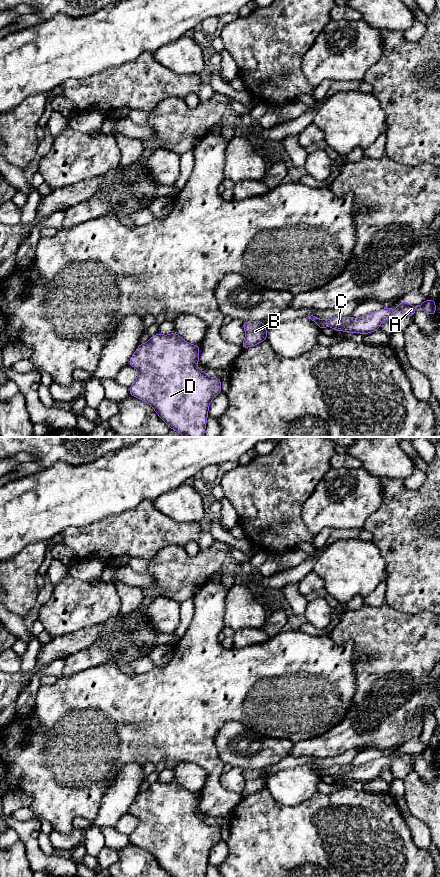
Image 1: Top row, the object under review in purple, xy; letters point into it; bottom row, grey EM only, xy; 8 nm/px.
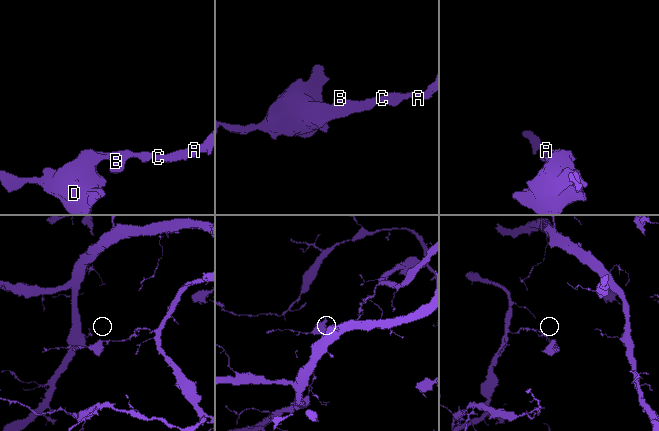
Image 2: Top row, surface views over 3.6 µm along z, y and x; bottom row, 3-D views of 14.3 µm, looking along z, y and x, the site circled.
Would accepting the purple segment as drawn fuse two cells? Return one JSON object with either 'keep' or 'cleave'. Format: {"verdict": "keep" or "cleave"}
{"verdict": "keep"}

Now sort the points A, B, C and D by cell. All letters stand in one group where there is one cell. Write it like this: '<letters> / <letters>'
A B C D

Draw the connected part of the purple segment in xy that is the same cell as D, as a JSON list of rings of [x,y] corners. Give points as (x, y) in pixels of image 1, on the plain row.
[[[175,779],[170,783],[157,781],[148,790],[140,791],[129,808],[128,812],[138,819],[137,827],[128,836],[131,844],[147,850],[171,877],[206,877],[210,850],[221,841],[221,827],[208,825],[197,815],[199,799],[199,792],[186,790]]]

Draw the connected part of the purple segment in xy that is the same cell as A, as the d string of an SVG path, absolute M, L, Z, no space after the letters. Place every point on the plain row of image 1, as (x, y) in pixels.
M435 746L424 748L419 754L412 754L408 749L403 749L397 753L395 757L383 756L378 759L369 761L358 766L352 765L333 765L329 768L323 768L313 763L308 764L322 778L330 774L335 779L344 779L350 781L369 782L380 776L382 769L391 768L392 763L396 759L400 759L410 765L414 765L415 758L420 755L425 761L434 764L436 759Z

